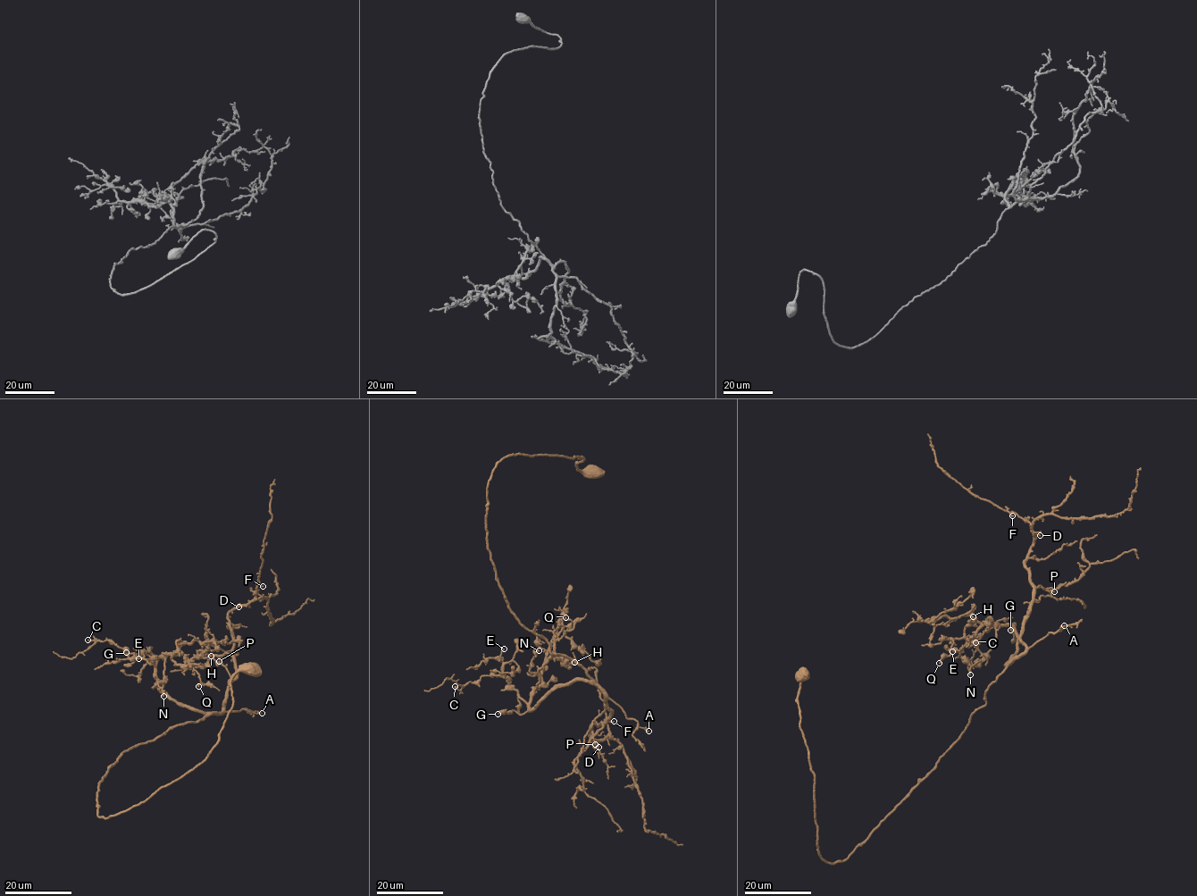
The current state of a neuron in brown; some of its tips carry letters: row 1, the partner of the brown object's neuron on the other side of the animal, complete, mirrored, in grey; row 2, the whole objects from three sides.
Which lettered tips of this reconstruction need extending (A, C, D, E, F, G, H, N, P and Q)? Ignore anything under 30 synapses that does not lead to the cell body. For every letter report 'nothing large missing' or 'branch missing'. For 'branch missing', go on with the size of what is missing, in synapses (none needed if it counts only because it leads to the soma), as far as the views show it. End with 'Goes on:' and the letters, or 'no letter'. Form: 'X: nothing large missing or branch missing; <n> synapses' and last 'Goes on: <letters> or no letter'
A: nothing large missing
C: nothing large missing
D: nothing large missing
E: nothing large missing
F: nothing large missing
G: branch missing; 40 synapses
H: nothing large missing
N: nothing large missing
P: nothing large missing
Q: nothing large missing
Goes on: G

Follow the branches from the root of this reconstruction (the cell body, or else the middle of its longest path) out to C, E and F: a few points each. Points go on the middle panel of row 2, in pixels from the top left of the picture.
C: (591, 474), (582, 456), (505, 456), (485, 522), (512, 612), (591, 680), (531, 711), (502, 675), (455, 686)
E: (591, 474), (582, 456), (505, 456), (485, 522), (512, 612), (591, 680), (531, 711), (504, 648)
F: (591, 474), (582, 456), (505, 456), (486, 540), (520, 623), (606, 694), (590, 736), (606, 740), (614, 721)

